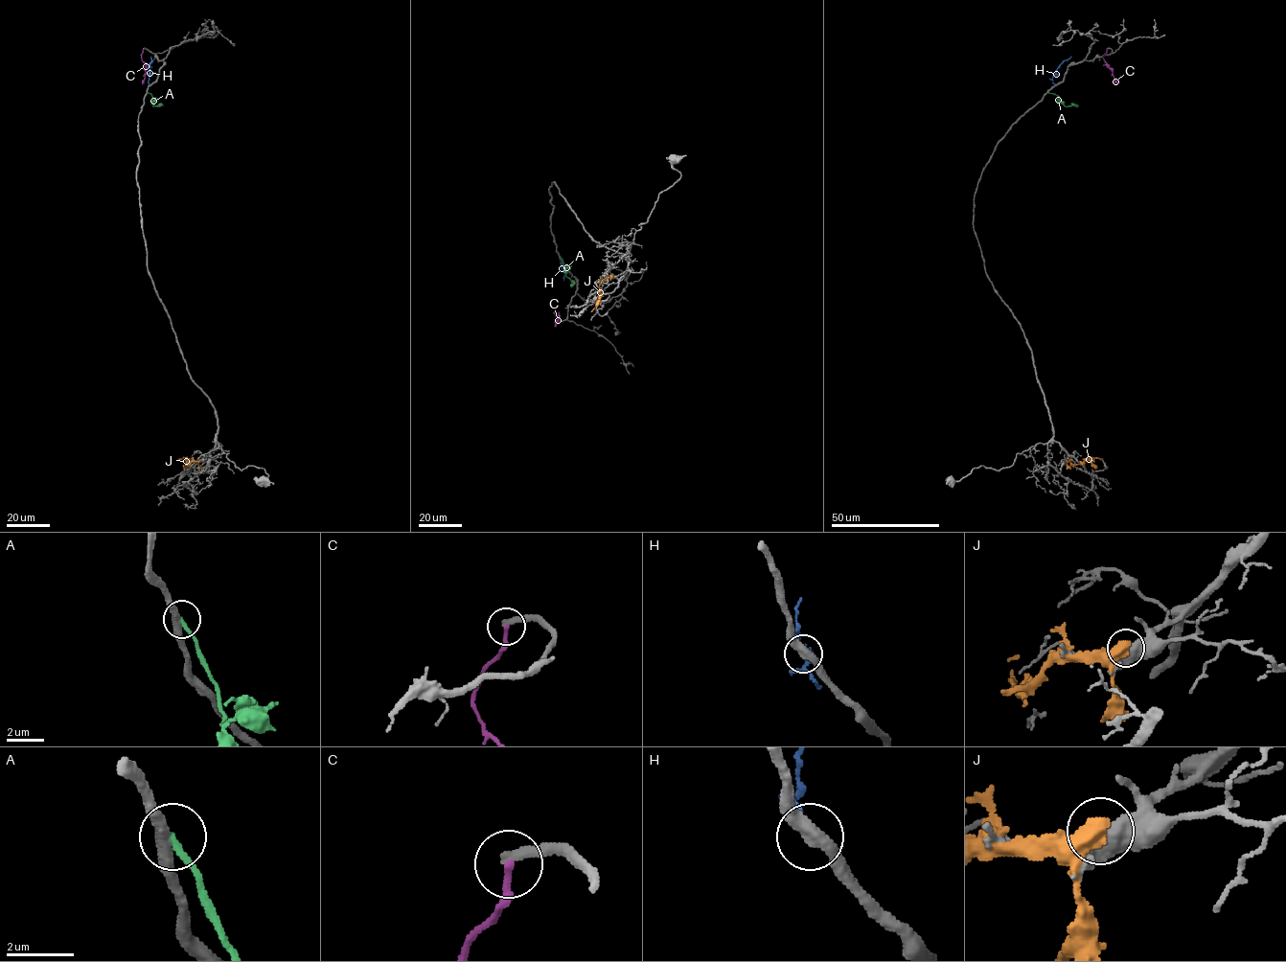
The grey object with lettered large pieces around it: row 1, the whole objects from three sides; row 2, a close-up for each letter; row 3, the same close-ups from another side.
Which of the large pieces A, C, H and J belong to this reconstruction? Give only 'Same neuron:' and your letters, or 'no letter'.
Same neuron: no letter

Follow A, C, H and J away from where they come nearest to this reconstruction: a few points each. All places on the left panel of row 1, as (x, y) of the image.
A: (148, 92), (151, 95), (153, 106), (161, 105), (157, 106)
C: (143, 49), (141, 59), (146, 65), (144, 83)
H: (149, 84), (151, 56)
J: (200, 460), (188, 464), (184, 457), (178, 459)

